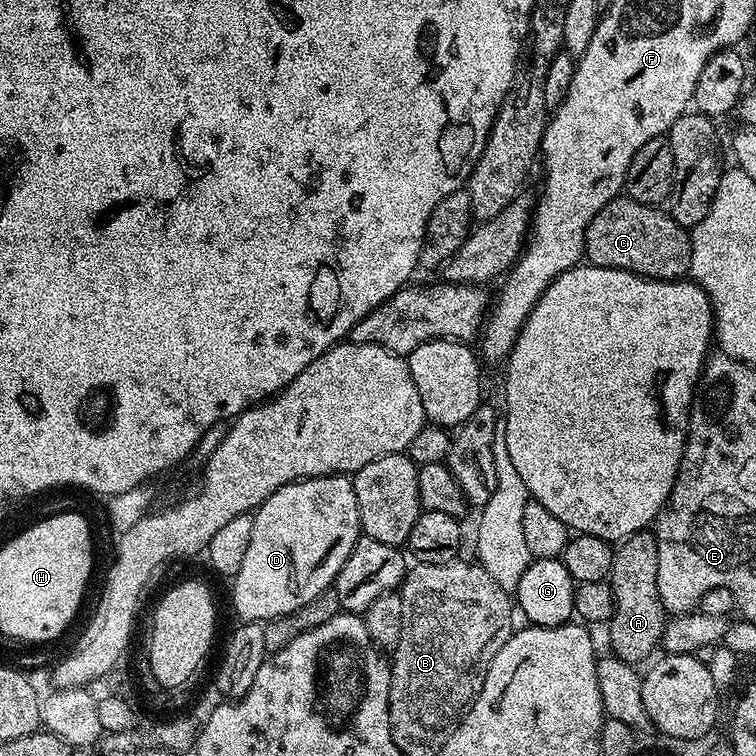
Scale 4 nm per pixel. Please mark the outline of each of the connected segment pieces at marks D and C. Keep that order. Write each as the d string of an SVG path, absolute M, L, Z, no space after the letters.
M347 475L319 476L318 478L310 478L309 480L296 480L293 484L282 486L277 492L270 494L270 498L266 498L266 502L261 504L254 513L254 531L250 533L250 547L247 548L245 556L242 557L242 567L239 568L238 574L231 577L230 580L230 584L232 584L233 610L240 615L239 619L241 621L267 622L298 610L298 606L306 606L306 602L318 598L322 593L329 591L335 585L338 570L342 570L346 558L350 558L350 554L354 550L356 543L360 541L361 535L358 504L355 501L352 481Z
M627 194L617 196L594 214L584 239L587 263L597 268L626 270L650 280L685 279L690 272L691 253L689 229L674 222L663 207L631 200Z

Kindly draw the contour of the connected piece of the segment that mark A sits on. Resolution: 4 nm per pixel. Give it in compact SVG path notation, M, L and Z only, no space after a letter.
M645 530L627 536L615 545L612 568L606 577L612 585L612 619L607 621L608 640L612 643L611 655L627 664L640 663L655 648L661 647L664 638L666 613L658 594L658 542L655 531Z

